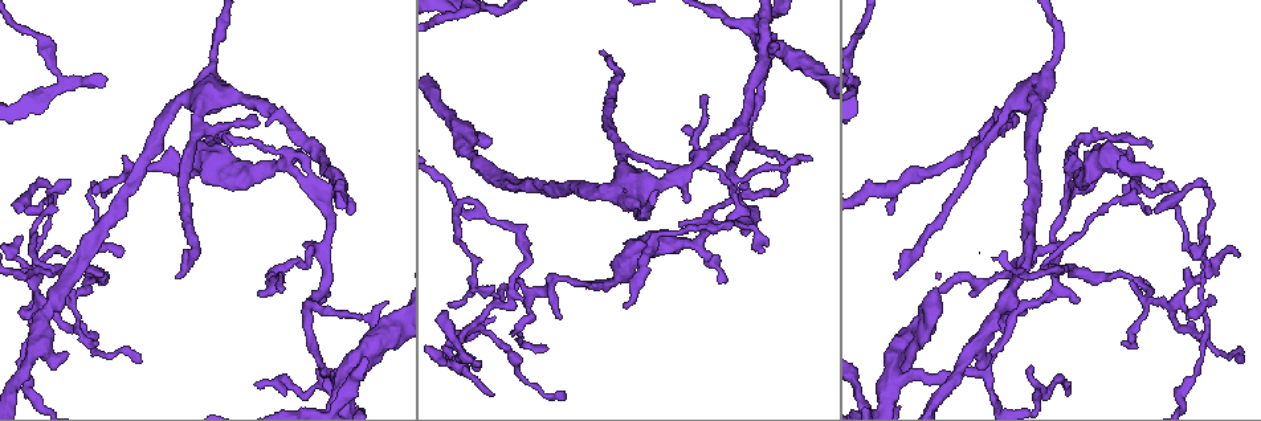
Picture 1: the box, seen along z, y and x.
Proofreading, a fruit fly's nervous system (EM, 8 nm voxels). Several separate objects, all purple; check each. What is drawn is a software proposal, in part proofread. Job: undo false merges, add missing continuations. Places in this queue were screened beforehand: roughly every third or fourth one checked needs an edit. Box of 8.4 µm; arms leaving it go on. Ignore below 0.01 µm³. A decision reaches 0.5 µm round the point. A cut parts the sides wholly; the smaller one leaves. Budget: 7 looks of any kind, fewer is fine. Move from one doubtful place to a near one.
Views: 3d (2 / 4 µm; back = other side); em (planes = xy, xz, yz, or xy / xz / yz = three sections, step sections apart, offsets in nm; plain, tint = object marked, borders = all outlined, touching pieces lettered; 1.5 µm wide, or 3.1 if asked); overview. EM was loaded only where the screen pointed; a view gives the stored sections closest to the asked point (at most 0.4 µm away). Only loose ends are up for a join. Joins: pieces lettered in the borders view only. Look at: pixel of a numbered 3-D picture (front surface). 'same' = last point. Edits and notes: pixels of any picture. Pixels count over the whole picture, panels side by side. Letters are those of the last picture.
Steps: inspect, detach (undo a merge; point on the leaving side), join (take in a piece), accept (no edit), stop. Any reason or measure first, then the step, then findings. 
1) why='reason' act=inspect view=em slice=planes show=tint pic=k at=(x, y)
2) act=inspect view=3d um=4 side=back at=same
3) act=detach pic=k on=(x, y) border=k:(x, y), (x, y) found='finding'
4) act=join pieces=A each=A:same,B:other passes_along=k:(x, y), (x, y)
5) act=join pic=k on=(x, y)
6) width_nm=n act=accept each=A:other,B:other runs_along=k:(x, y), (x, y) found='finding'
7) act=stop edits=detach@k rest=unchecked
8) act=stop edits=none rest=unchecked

why='sudden change in width' act=inspect view=em slice=xy step=8 show=tint pic=1 at=(271, 169)

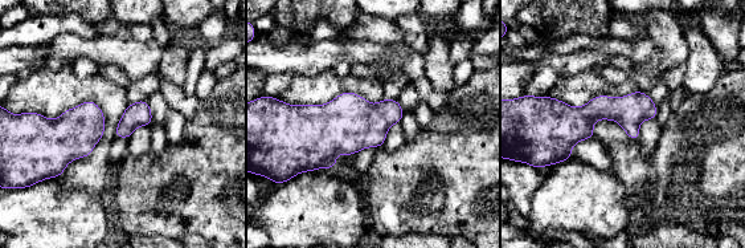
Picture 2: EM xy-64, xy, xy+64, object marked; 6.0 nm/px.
why='cut it another way' act=inspect view=em slice=planes show=borders at=same

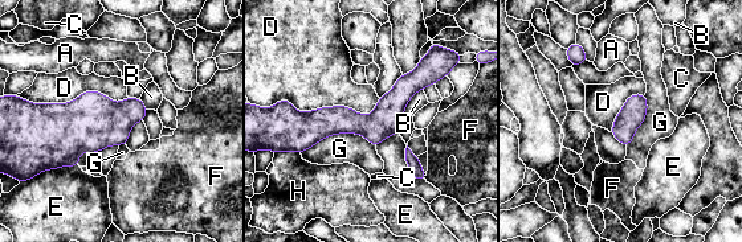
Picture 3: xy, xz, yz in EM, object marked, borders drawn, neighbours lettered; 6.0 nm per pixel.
width_nm=150 act=accept each=A:other,B:other,C:other,D:other,E:other,F:other,G:other,H:other runs_along=3:(435, 77), (374, 122), (292, 118) found='continuous, no second cell'

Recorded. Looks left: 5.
why='tapers out' act=inspect view=em slice=planes show=borders pic=1 at=(1149, 145)

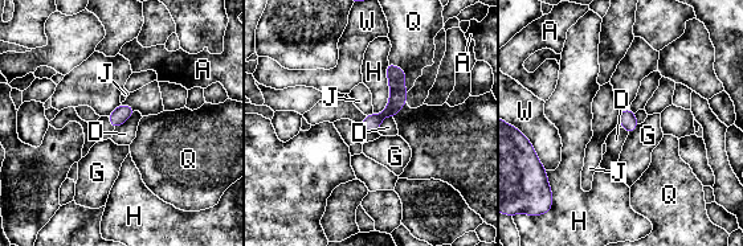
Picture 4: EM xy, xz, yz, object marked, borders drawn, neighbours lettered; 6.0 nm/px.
width_nm=100 act=accept each=A:other,D:other,G:other,H:other,J:other,Q:other,W:other found='none of them fits'

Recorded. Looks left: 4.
why='closes a loop' act=inspect view=em slice=planes show=borders pic=1 at=(1119, 274)

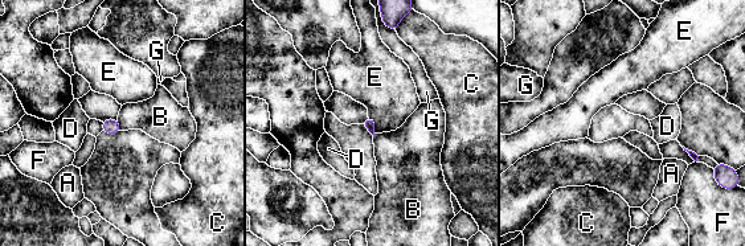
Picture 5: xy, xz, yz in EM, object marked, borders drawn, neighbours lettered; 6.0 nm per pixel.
width_nm=70 act=accept each=A:other,B:other,C:other,D:other,E:other,F:other,G:other border=5:(117, 119), (122, 130) found='continuous, no second cell'

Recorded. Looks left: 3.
act=stop edits=none rest=unchecked

